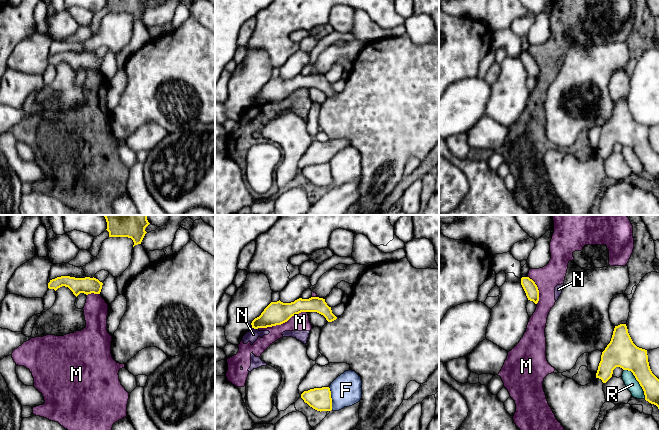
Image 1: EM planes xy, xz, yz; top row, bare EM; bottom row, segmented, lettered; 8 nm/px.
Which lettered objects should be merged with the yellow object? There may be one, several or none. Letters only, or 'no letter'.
no letter

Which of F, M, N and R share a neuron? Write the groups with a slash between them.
F / M N / R

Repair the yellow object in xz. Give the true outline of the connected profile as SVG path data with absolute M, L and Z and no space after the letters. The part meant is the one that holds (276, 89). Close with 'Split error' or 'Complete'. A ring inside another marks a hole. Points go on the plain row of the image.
M311 73L309 75L299 74L291 79L283 79L280 76L271 78L261 91L252 97L251 101L254 105L281 101L301 88L317 88L323 91L328 98L337 95L325 75Z. Complete

